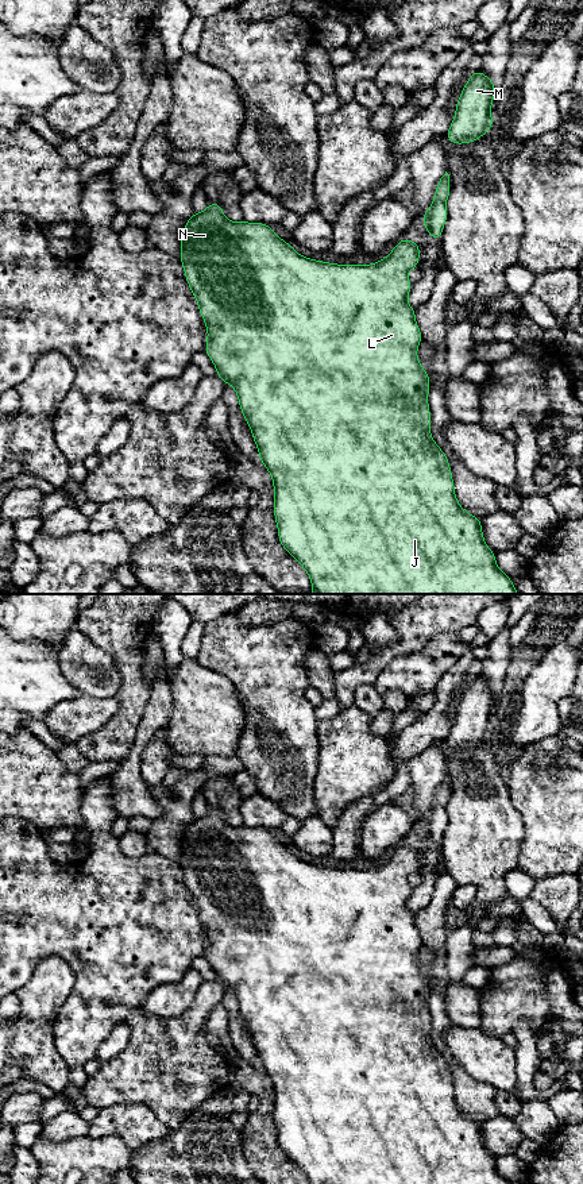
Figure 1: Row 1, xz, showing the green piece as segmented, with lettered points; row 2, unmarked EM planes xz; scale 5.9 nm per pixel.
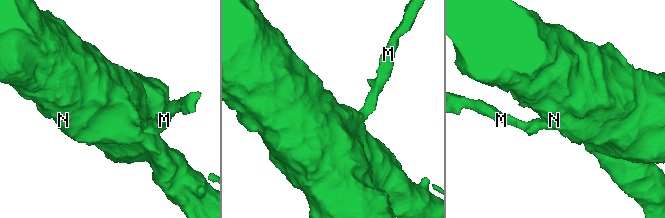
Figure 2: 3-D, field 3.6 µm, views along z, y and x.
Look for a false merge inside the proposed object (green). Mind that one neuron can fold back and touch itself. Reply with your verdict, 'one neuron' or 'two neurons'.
one neuron

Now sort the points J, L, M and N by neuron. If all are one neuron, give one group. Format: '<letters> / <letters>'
J L M N

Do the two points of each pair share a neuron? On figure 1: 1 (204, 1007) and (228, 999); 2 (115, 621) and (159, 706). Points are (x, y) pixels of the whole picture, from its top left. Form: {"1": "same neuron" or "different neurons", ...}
{"1": "different neurons", "2": "different neurons"}

